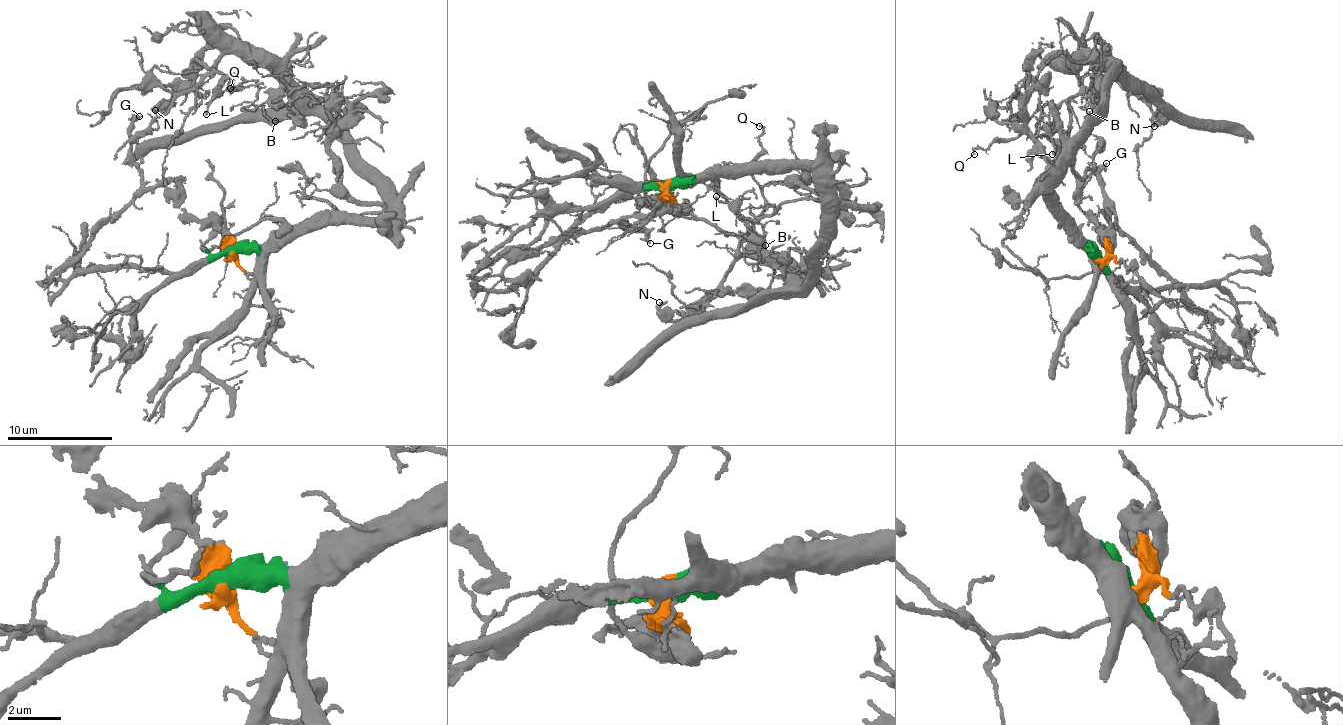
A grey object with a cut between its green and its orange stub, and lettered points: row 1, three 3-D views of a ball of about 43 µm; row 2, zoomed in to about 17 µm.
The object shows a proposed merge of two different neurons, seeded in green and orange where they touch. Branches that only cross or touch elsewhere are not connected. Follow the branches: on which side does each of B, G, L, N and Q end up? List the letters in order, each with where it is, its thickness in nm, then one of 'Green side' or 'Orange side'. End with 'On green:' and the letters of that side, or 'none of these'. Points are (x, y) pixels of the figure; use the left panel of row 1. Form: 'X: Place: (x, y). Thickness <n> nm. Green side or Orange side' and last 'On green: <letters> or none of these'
B: Place: (275, 121). Thickness 120 nm. Green side
G: Place: (139, 116). Thickness 320 nm. Orange side
L: Place: (206, 114). Thickness 140 nm. Green side
N: Place: (155, 110). Thickness 360 nm. Green side
Q: Place: (230, 88). Thickness 150 nm. Green side
On green: B, L, N, Q

